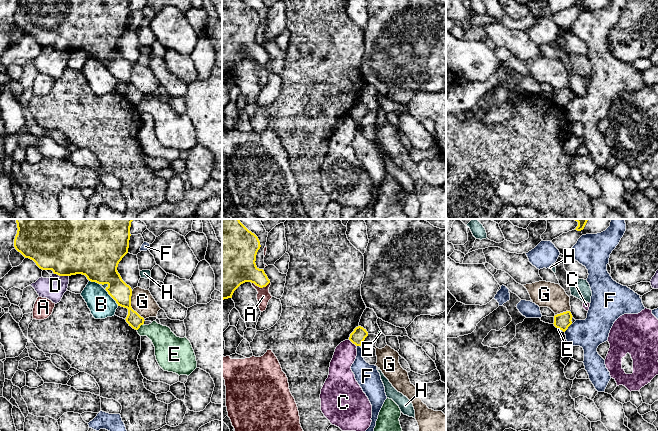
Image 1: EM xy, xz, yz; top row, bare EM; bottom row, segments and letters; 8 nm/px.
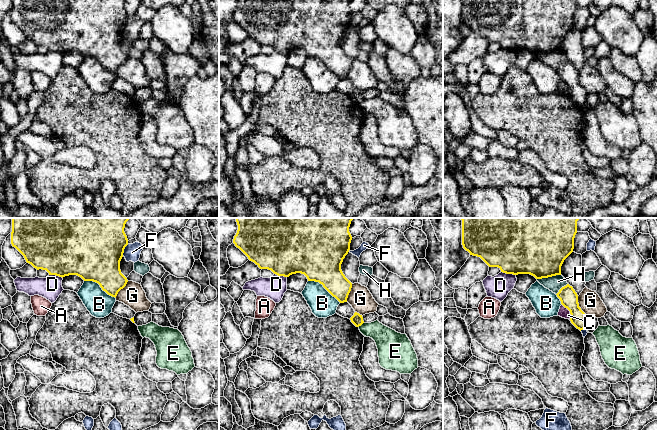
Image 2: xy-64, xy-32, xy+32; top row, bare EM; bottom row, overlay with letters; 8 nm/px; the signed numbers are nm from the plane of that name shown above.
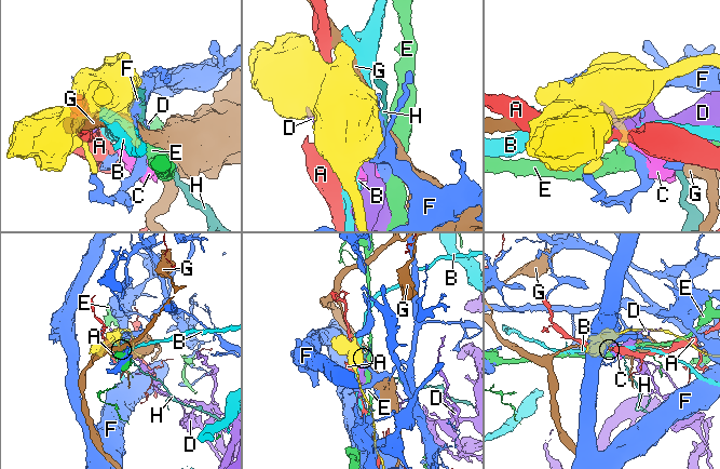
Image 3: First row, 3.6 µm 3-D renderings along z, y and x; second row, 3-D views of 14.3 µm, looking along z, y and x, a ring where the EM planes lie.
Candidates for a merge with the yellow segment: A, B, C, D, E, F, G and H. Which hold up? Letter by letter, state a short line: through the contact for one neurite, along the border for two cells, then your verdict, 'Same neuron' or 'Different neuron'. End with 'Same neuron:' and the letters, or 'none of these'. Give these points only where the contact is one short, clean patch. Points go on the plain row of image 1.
A: Different neuron
B: Line: xy (104, 65), (118, 81). Different neuron
C: Line: xz (348, 115), (356, 122). Different neuron
D: Different neuron
E: Line: xy (143, 99), (137, 106). Different neuron
F: Different neuron
G: Different neuron
H: Line: xy (100, 59), (108, 62). Different neuron
Same neuron: none of these

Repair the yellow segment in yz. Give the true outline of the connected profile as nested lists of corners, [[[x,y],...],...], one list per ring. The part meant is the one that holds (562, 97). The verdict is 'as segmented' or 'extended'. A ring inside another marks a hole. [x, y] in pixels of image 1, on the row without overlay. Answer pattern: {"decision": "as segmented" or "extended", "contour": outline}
{"decision": "as segmented", "contour": [[[566,87],[554,92],[554,102],[563,108],[572,100],[572,90],[570,87]]]}

